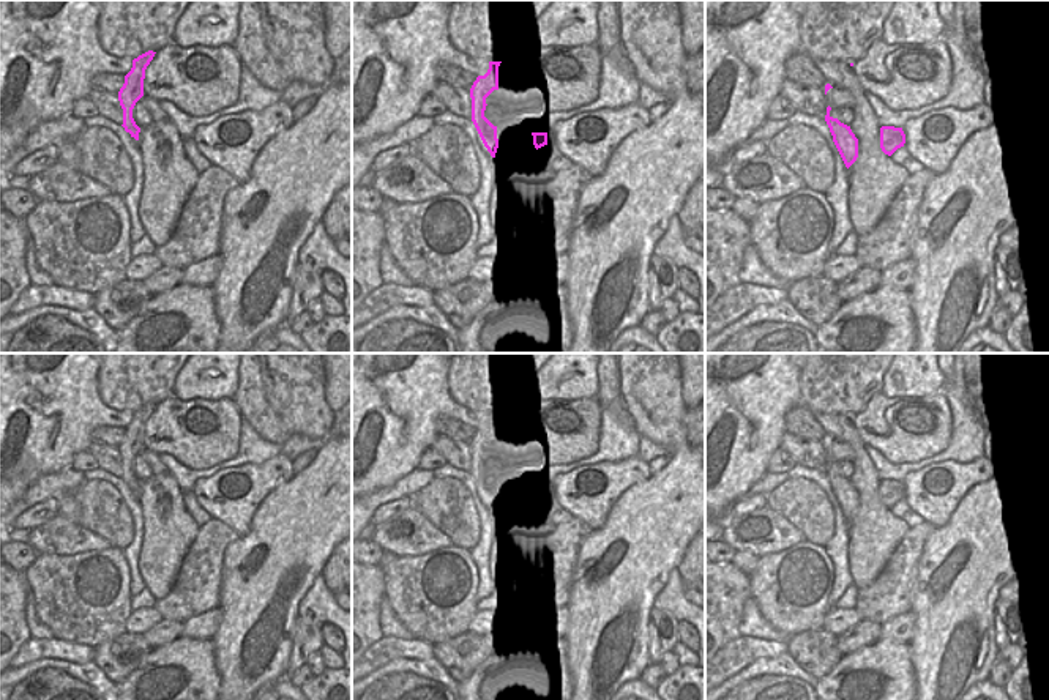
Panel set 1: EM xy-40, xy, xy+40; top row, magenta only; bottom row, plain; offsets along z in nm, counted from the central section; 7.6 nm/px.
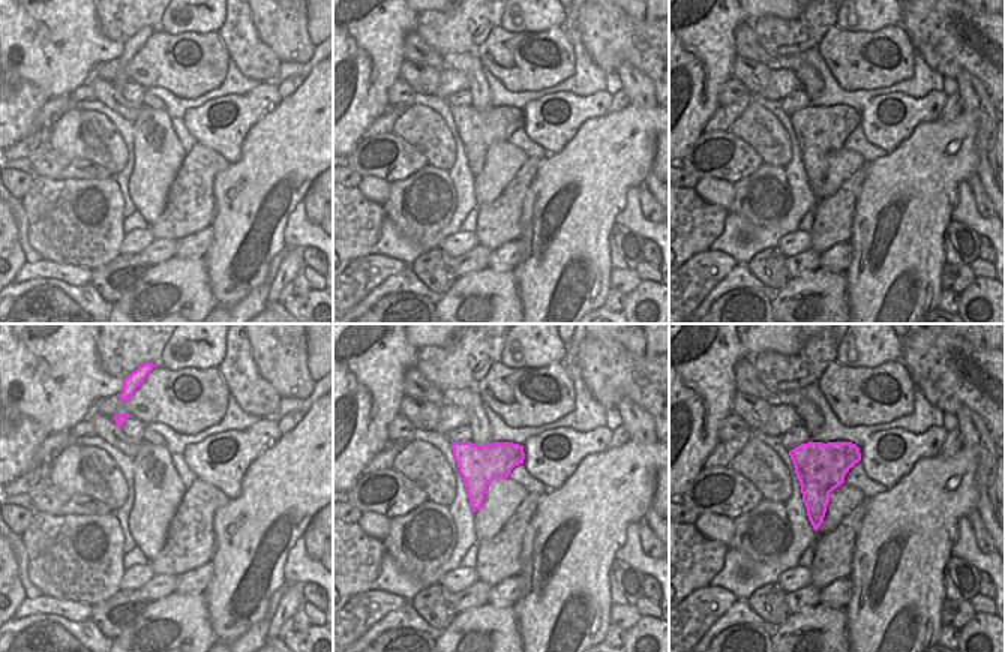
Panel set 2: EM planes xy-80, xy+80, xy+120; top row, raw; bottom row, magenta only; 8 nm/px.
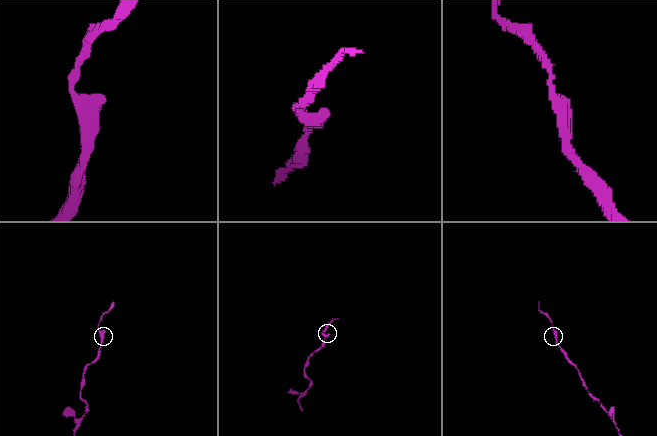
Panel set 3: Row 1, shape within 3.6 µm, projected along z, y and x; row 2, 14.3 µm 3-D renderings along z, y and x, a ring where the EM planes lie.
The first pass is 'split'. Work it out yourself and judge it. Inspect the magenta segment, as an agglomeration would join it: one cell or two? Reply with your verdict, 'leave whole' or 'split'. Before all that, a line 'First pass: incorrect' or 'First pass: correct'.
First pass: incorrect
leave whole

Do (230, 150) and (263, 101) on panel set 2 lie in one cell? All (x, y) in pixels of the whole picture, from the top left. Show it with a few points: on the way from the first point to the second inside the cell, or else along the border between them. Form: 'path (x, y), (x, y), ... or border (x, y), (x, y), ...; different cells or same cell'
path (230, 138), (230, 132), (251, 111); same cell

